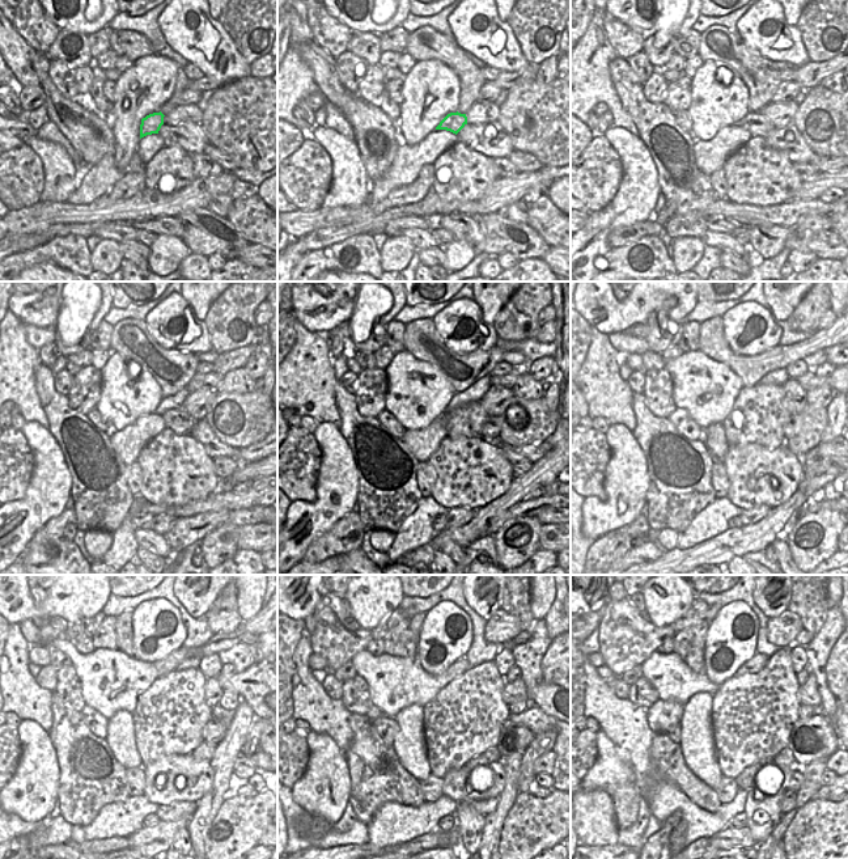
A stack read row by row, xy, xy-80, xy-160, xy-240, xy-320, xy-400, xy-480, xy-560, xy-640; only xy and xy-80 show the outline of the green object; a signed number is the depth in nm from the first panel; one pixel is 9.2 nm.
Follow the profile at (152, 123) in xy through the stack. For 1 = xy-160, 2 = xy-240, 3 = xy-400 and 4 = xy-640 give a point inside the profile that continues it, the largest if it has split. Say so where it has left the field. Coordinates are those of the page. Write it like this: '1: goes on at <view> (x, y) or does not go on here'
1: goes on at xy-160 (758, 125)
2: goes on at xy-240 (179, 422)
3: goes on at xy-400 (791, 431)
4: goes on at xy-640 (812, 739)

